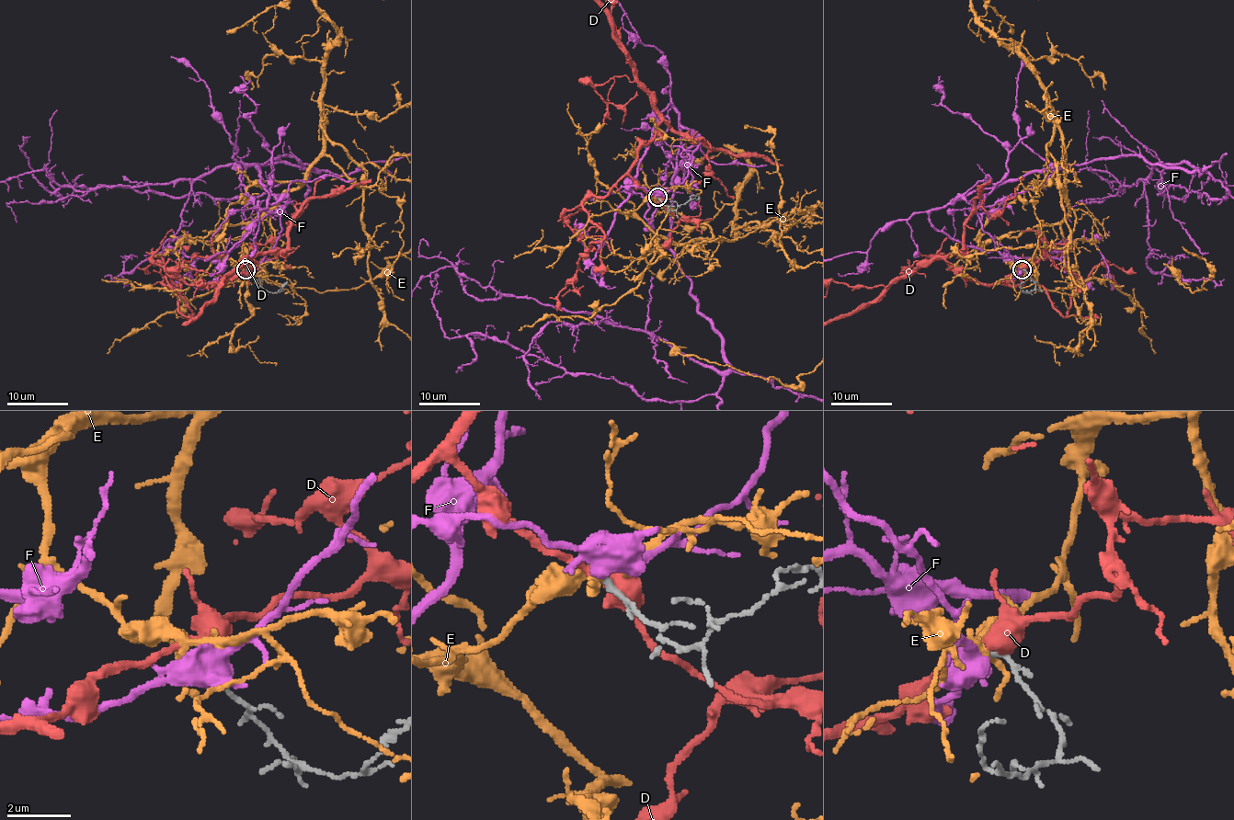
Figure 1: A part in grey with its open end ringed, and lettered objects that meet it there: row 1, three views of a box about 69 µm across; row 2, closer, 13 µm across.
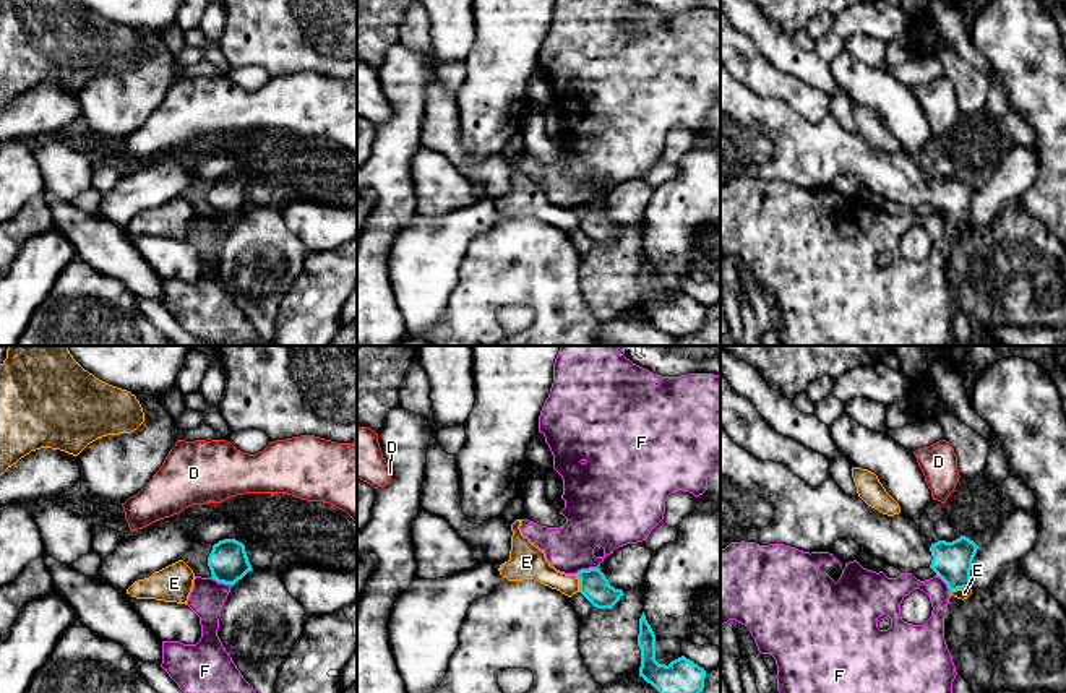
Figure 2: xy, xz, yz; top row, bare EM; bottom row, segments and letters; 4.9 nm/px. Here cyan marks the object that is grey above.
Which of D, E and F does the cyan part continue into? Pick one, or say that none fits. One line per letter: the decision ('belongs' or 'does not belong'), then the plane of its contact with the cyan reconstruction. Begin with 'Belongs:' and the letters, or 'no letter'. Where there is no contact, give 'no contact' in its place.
Belongs: no letter
D: does not belong; no contact
E: does not belong; meets cyan in yz
F: does not belong; meets cyan in xz

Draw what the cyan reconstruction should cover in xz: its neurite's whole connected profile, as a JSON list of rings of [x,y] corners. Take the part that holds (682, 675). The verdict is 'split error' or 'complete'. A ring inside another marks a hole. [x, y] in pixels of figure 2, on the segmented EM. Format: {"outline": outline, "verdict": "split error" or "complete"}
{"outline": [[[643,612],[639,618],[638,646],[641,649],[639,677],[659,693],[701,693],[706,670],[685,656],[668,665],[656,661],[656,635]]], "verdict": "complete"}

